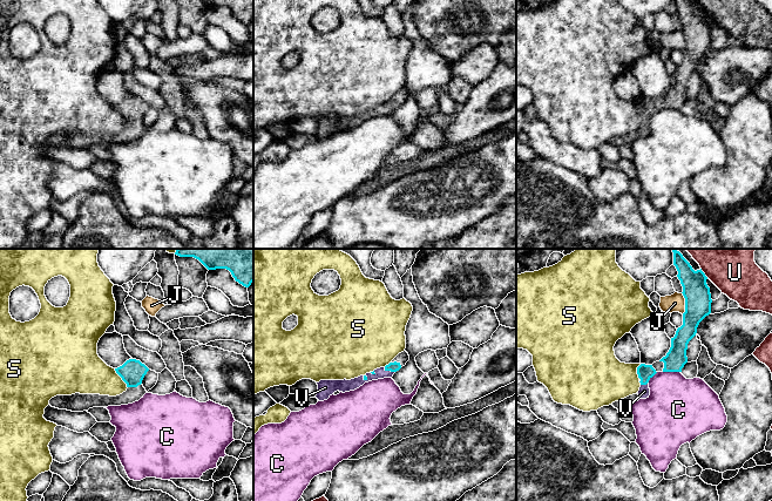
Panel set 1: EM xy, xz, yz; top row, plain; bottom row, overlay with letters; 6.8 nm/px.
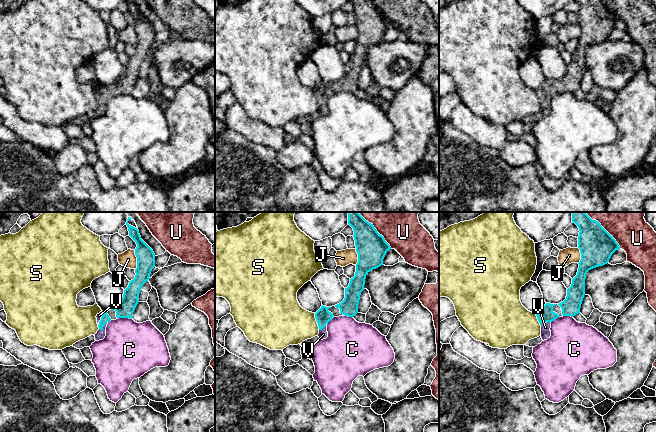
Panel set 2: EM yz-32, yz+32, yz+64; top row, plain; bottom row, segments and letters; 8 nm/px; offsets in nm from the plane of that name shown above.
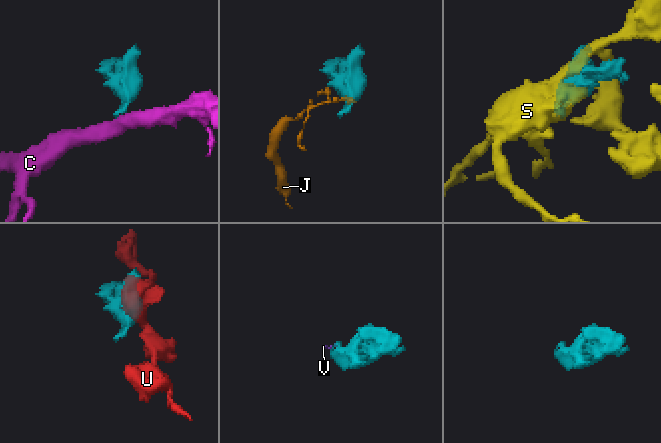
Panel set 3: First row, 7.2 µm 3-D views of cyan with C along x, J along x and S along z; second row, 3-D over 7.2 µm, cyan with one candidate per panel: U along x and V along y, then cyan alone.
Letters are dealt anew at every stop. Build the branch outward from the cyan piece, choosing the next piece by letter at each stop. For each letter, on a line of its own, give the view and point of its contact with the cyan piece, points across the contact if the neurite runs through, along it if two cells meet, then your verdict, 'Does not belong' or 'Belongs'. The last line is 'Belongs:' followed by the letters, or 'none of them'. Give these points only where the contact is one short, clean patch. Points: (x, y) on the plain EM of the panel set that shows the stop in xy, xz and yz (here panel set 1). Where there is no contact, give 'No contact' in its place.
C: Touches cyan at yz (671, 108). Boundary: yz (663, 108), (679, 109). Does not belong
J: Touches cyan at yz (685, 40). Boundary: yz (682, 29), (684, 35), (683, 51). Does not belong
S: Touches cyan at xy (121, 114). Does not belong
U: Touches cyan at yz (703, 9). Does not belong
V: Touches cyan at xz (390, 107). Path across: xz (394, 103), (390, 107), (380, 110). Belongs
Belongs: V

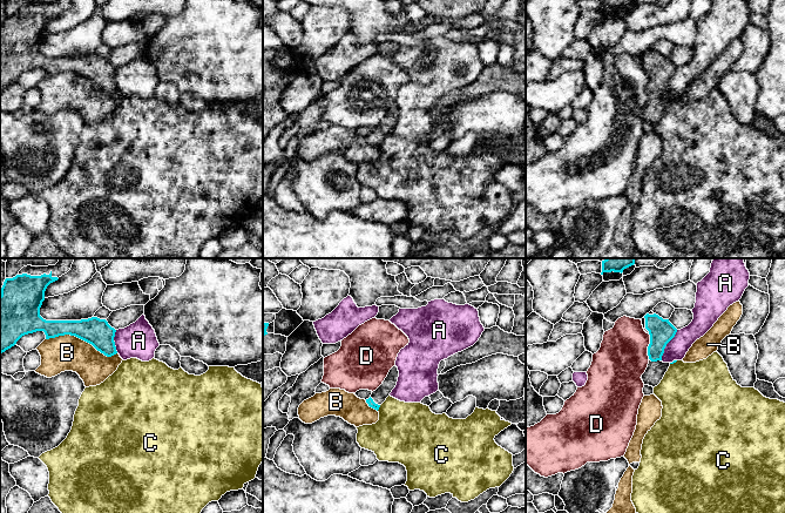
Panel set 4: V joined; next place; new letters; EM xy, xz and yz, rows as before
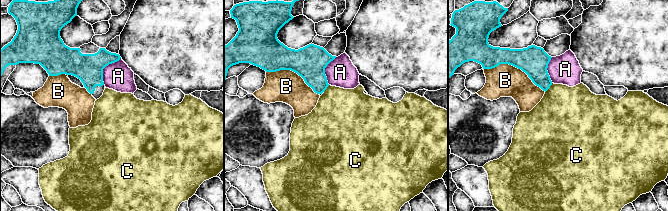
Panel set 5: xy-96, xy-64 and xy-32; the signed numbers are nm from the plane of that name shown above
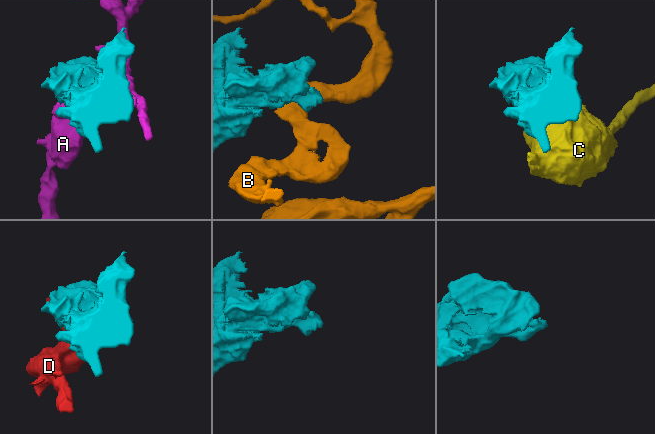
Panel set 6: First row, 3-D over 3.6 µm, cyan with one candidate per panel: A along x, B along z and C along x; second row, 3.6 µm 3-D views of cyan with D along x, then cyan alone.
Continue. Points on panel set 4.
A: Touches cyan at yz (665, 82). Does not belong
B: Touches cyan at xy (81, 75). Does not belong
C: Touches cyan at xz (379, 143). Boundary: xz (380, 142), (377, 147). Does not belong
D: Touches cyan at yz (648, 83). Does not belong
Belongs: none of them

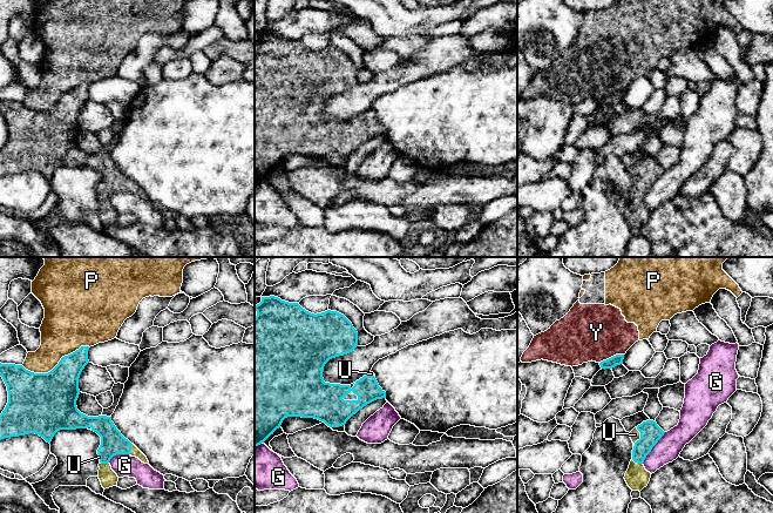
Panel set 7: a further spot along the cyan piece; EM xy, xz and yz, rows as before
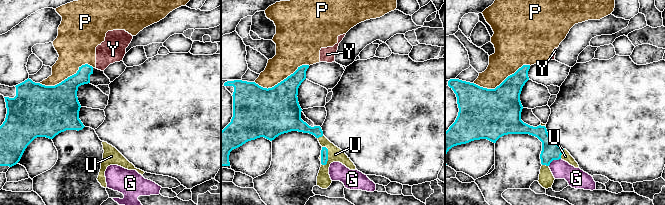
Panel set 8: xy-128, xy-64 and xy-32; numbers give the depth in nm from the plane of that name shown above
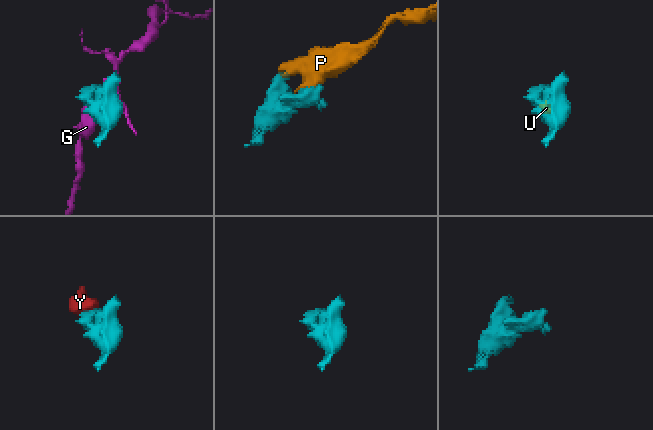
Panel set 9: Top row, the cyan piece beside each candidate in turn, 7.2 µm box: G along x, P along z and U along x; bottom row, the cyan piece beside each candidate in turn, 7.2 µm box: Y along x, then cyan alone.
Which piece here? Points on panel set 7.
G: Touches cyan at yz (652, 183). Does not belong
P: Touches cyan at xy (56, 102). Does not belong
U: Touches cyan at yz (641, 174). Belongs
Y: Touches cyan at yz (611, 94). Boundary: yz (623, 90), (616, 90), (599, 100). Does not belong
Belongs: U

